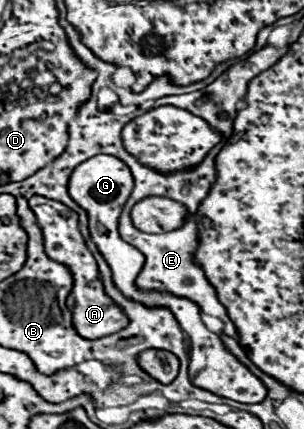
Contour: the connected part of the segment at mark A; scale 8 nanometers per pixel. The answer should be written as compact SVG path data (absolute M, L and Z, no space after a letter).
M39 195L29 199L29 207L41 225L47 257L51 261L65 265L73 273L73 289L69 293L67 307L73 313L73 327L77 329L77 333L81 333L81 337L93 341L97 337L107 337L107 335L121 331L129 321L127 321L125 313L103 291L95 257L87 249L87 245L79 233L79 227L77 227L77 213L73 213L69 207L65 207L59 201L51 201L51 199L45 199Z

